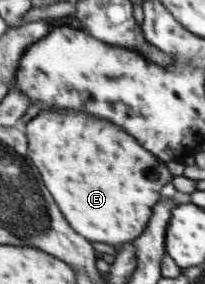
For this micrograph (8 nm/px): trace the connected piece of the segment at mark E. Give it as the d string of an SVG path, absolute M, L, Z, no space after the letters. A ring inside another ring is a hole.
M56 108L42 110L26 123L29 139L29 156L45 178L45 184L53 192L61 212L69 218L69 226L89 242L102 242L109 246L131 243L140 236L150 220L151 206L159 200L159 188L169 180L165 164L153 154L143 150L129 134L105 120L93 120L81 112Z

